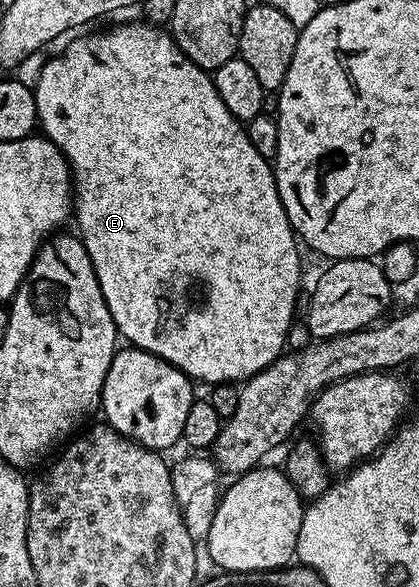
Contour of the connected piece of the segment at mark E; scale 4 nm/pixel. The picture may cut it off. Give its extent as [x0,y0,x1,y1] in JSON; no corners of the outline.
[33,21,303,384]

